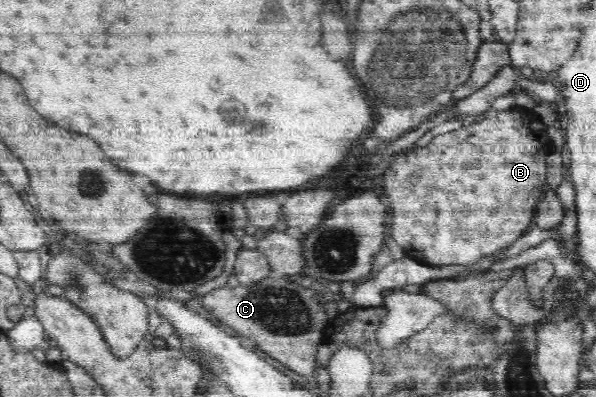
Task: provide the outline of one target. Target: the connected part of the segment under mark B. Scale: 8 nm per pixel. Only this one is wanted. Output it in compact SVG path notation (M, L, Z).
M489 108L485 111L483 119L473 125L462 126L456 131L446 132L435 136L425 147L415 147L412 152L399 155L391 163L386 172L381 176L379 190L387 199L389 204L389 239L403 248L404 255L414 262L428 264L429 266L466 265L476 263L479 259L491 255L498 249L508 248L517 241L518 237L524 235L527 227L531 225L533 216L536 215L536 207L541 201L547 188L547 156L555 151L553 142L545 132L546 126L532 112L527 110L510 108L508 110L497 110Z

